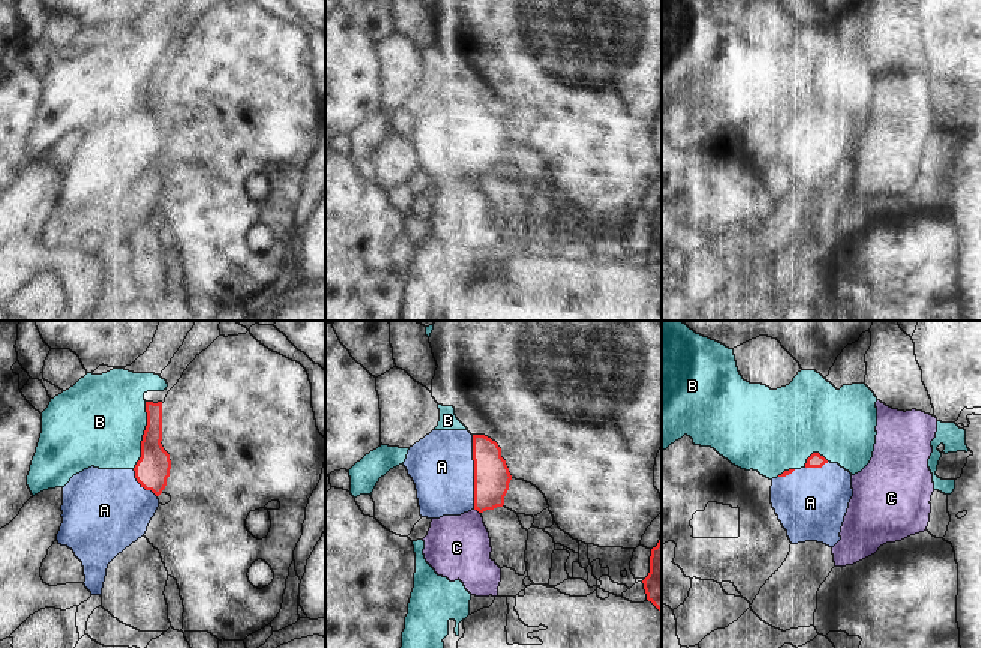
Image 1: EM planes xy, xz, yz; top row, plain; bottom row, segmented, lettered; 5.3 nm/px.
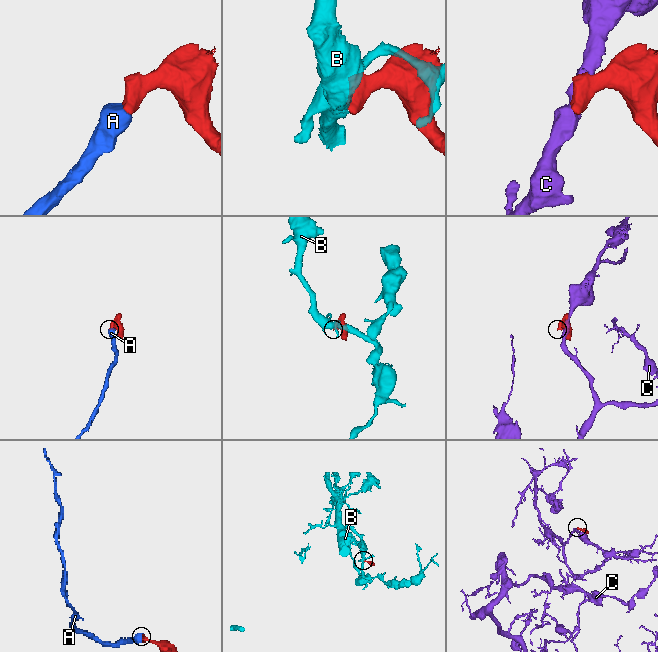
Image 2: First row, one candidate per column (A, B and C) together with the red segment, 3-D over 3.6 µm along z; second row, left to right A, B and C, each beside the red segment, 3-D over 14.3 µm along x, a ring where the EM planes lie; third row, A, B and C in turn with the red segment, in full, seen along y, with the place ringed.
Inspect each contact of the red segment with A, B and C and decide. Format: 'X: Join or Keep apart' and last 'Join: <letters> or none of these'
A: Join
B: Keep apart
C: Keep apart
Join: A

